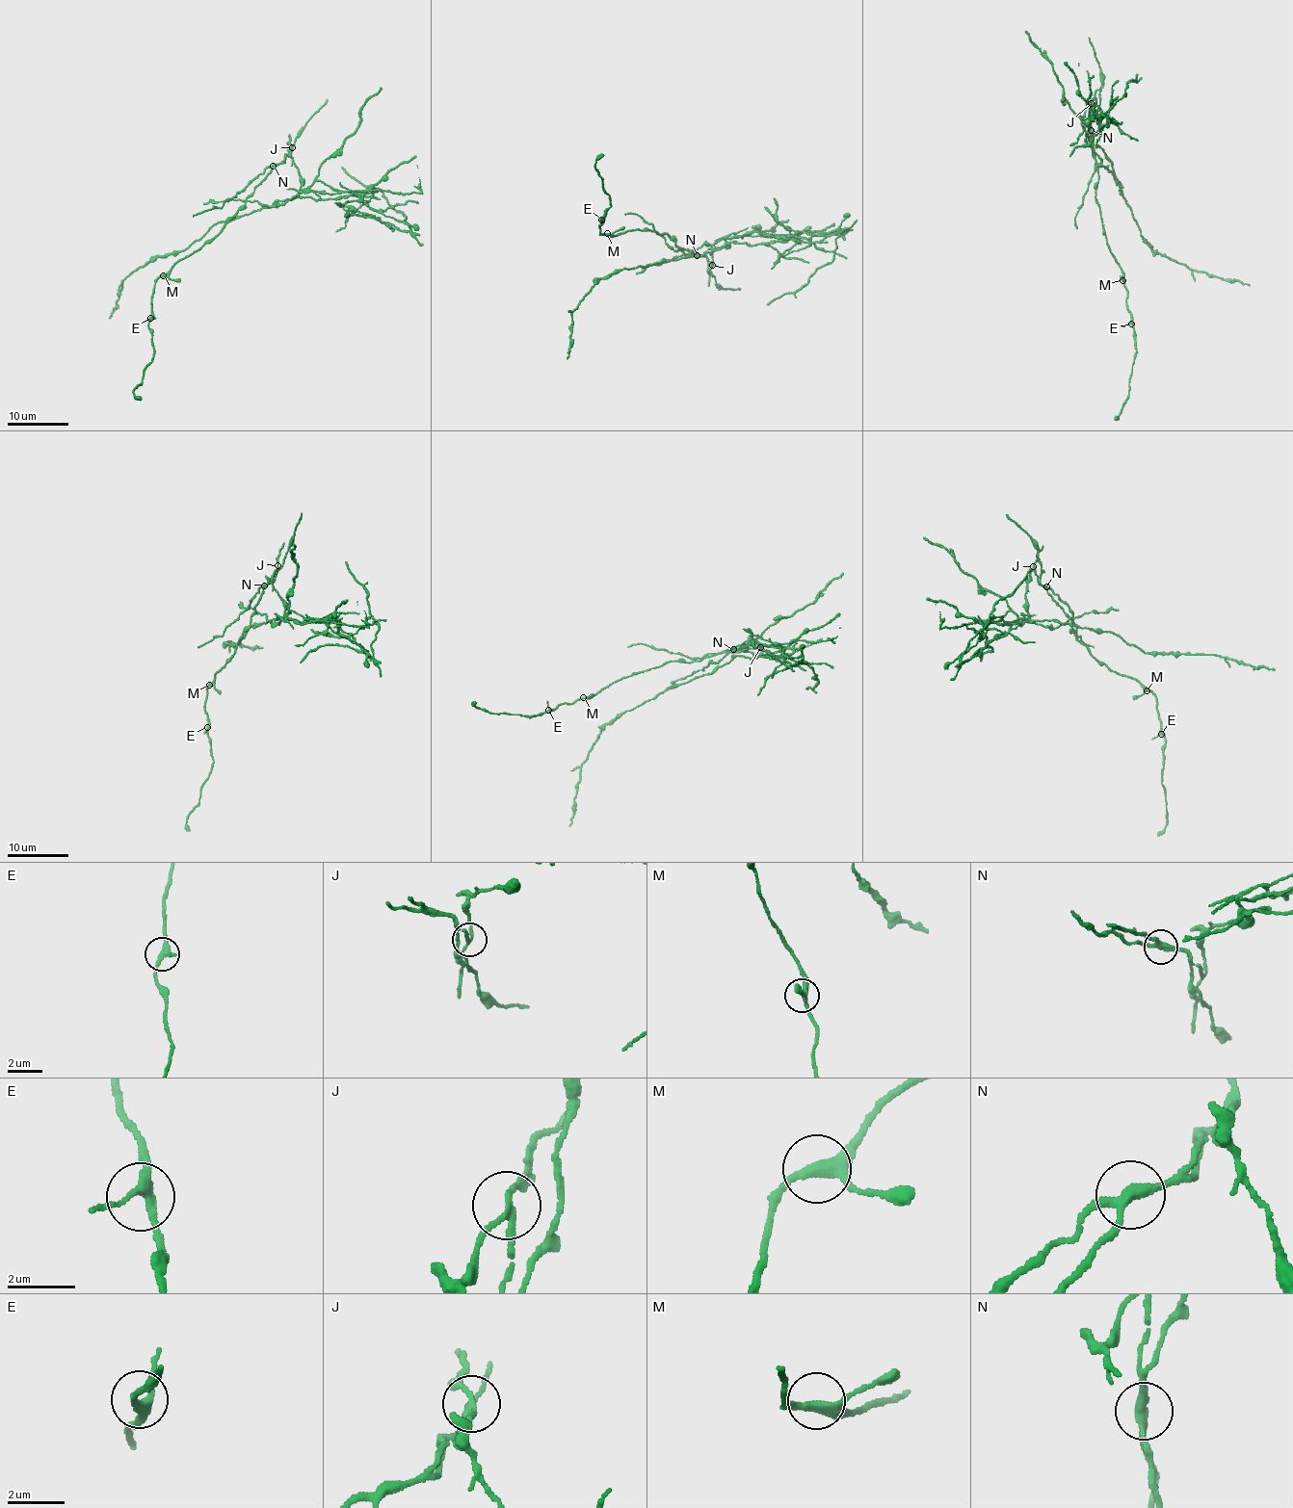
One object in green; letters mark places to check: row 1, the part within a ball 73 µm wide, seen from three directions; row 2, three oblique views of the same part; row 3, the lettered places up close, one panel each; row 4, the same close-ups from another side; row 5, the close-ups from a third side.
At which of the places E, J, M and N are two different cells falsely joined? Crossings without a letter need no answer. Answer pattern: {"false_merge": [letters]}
{"false_merge": ["J", "N"]}

